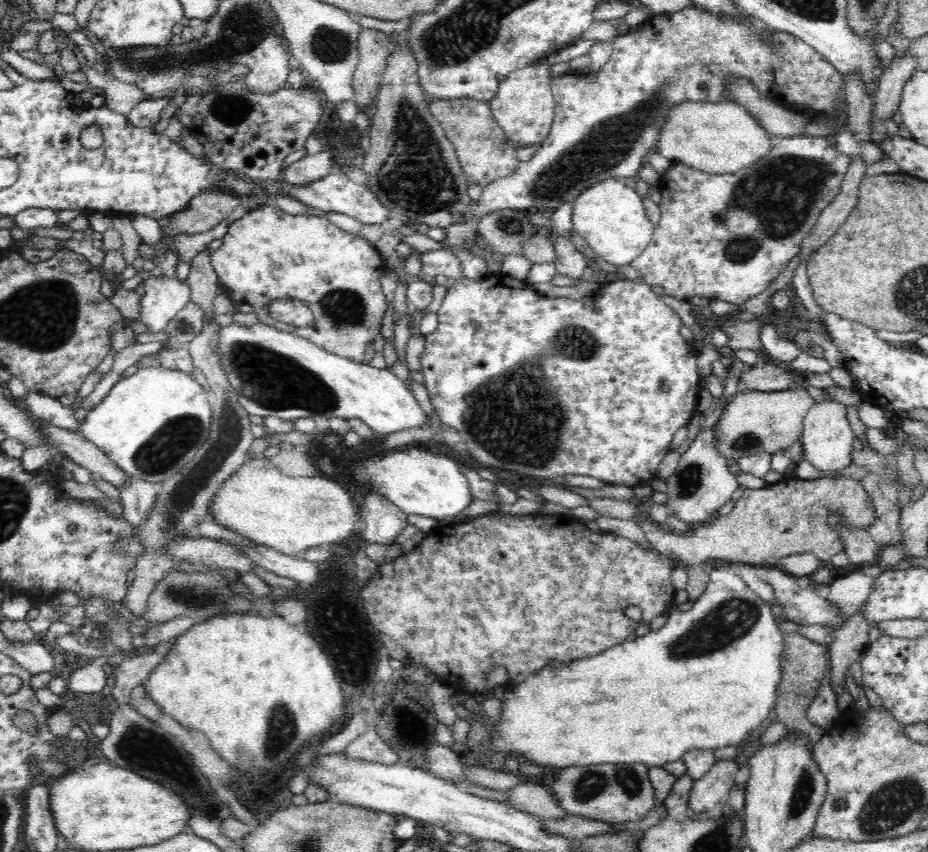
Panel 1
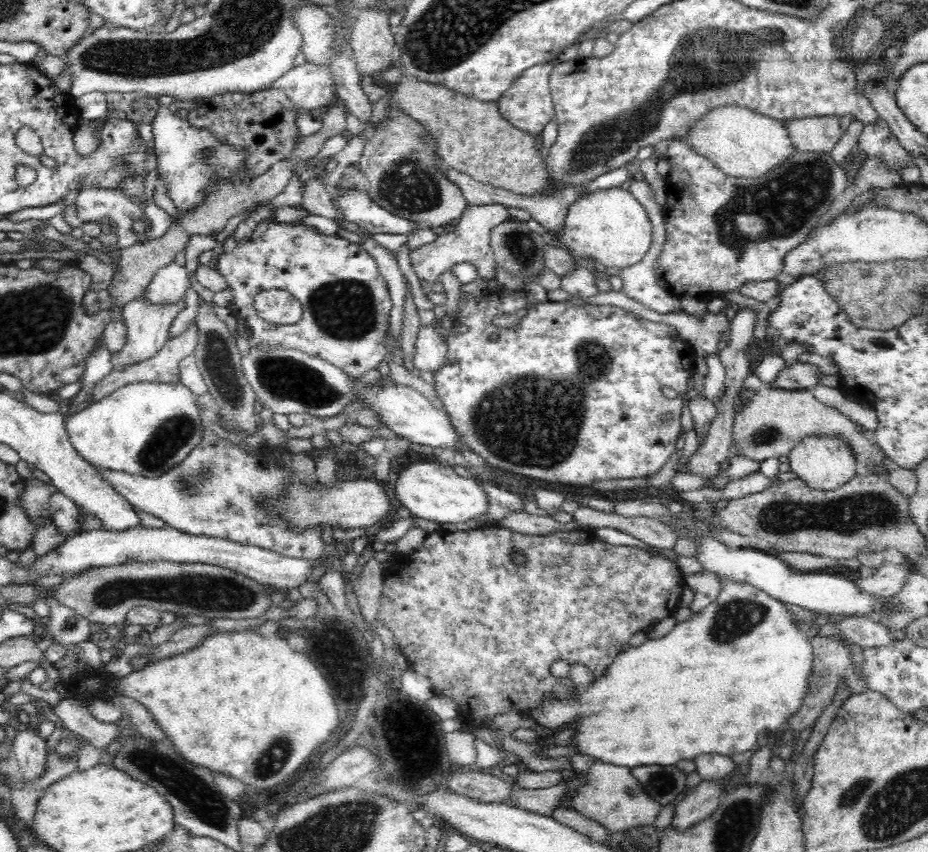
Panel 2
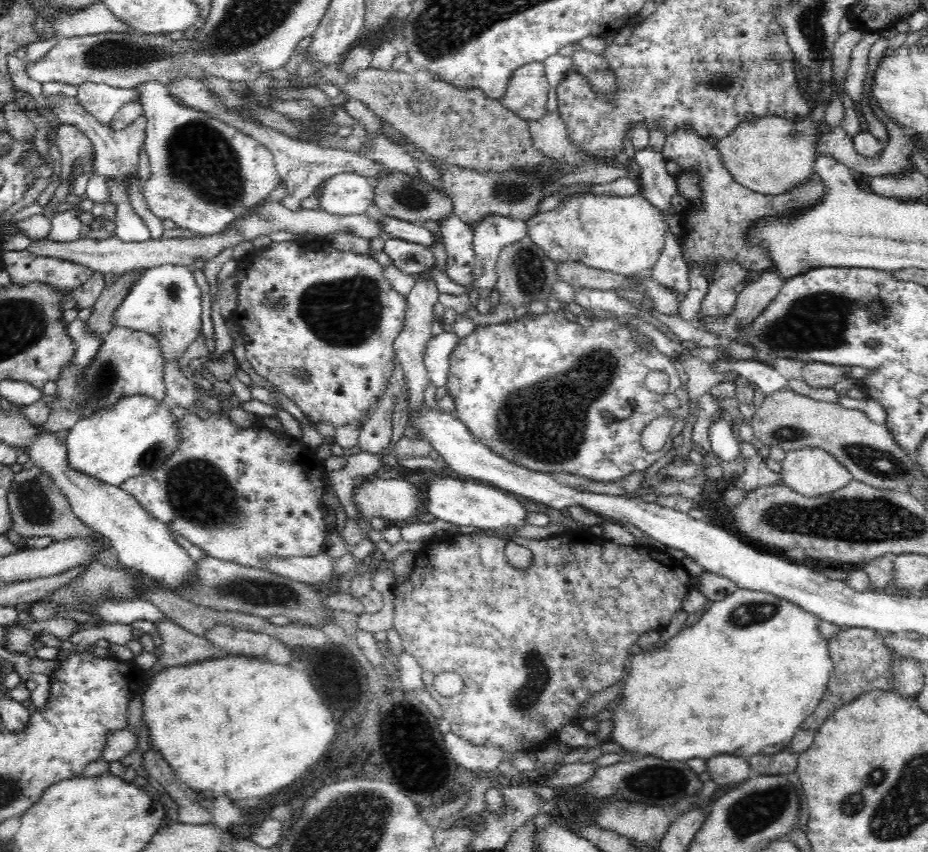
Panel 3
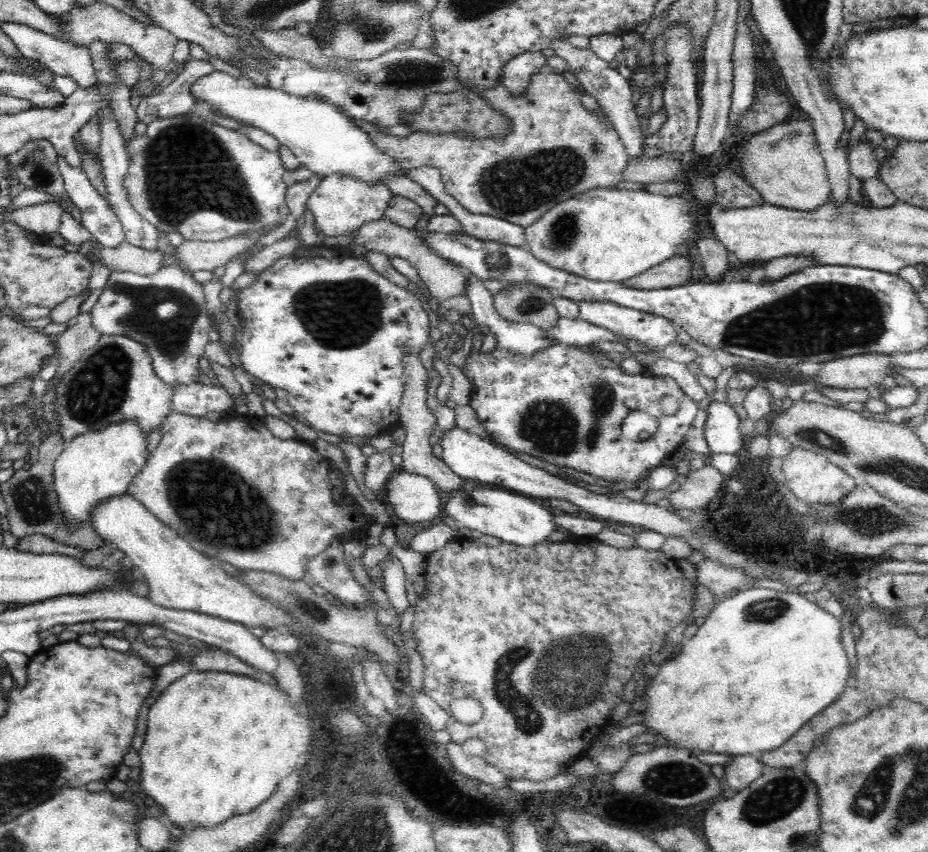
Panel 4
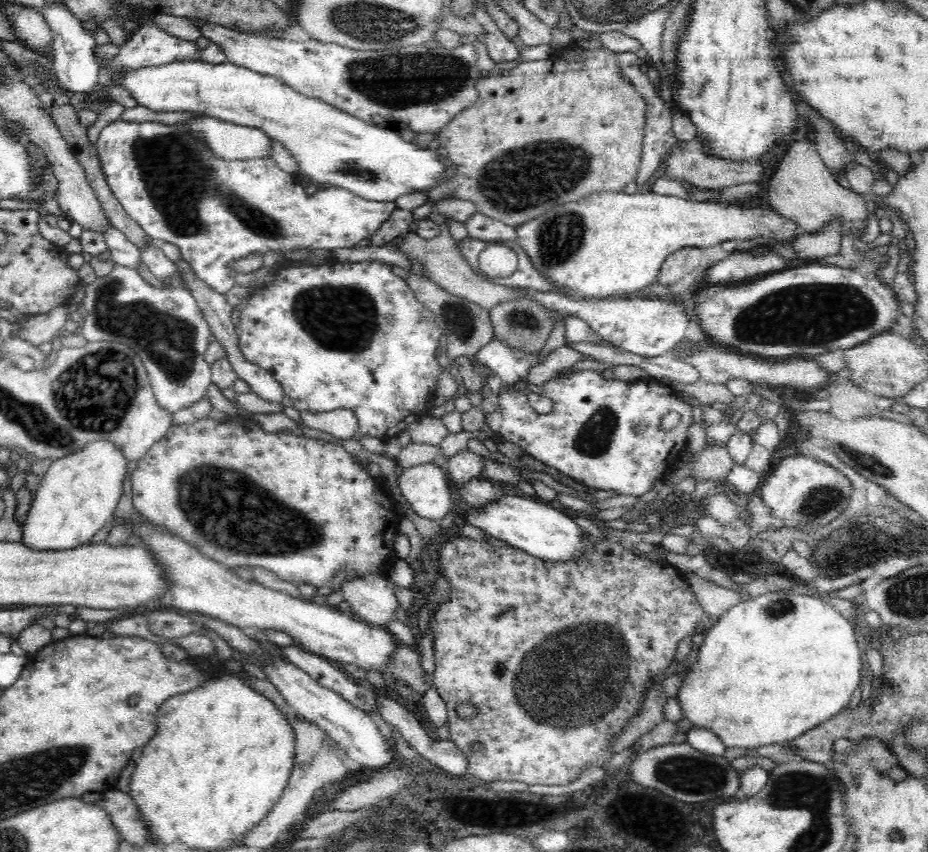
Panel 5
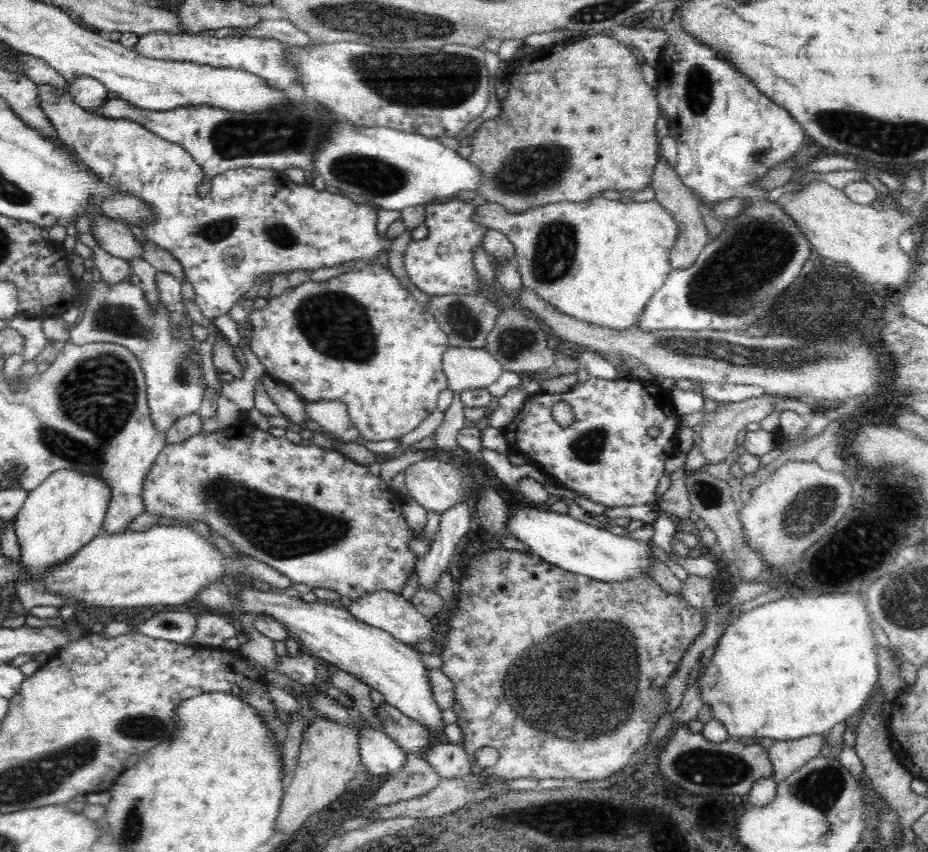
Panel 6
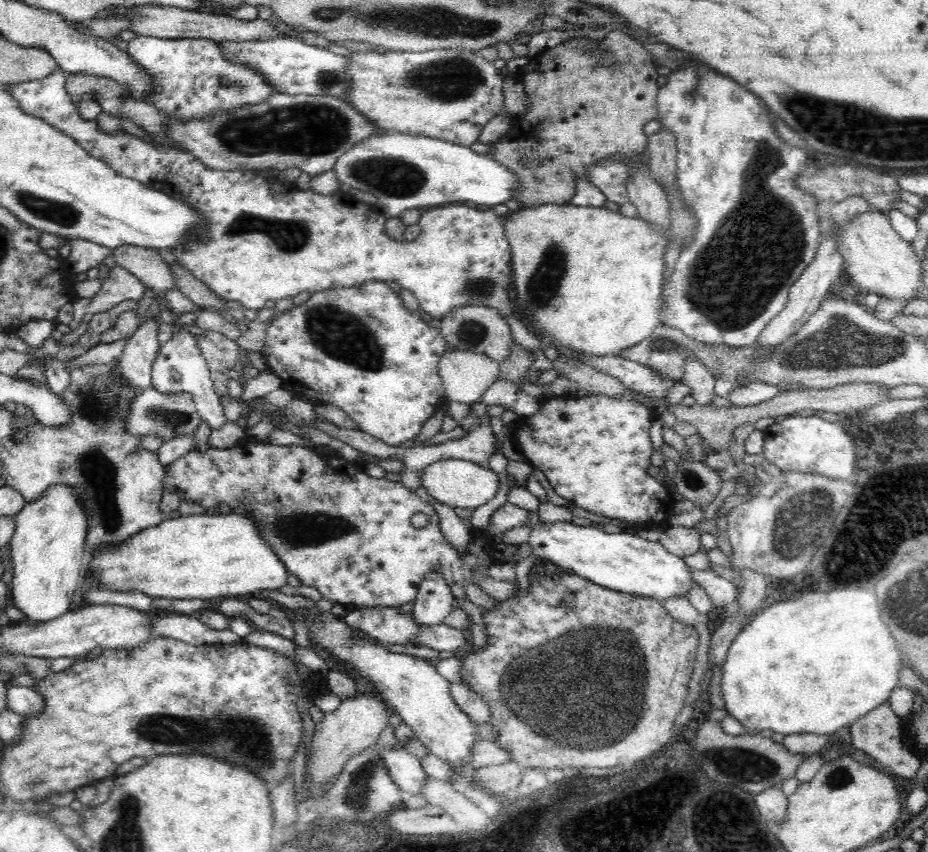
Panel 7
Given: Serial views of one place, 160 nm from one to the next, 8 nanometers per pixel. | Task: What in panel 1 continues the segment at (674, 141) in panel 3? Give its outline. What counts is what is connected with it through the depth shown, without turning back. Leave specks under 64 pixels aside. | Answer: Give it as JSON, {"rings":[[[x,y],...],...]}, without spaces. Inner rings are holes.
{"rings":[[[804,135],[801,137],[786,136],[786,138],[777,139],[775,148],[768,155],[734,174],[710,174],[696,170],[680,161],[673,161],[666,174],[658,182],[658,188],[662,196],[659,204],[660,222],[655,225],[651,241],[644,249],[644,252],[634,262],[631,262],[631,265],[641,273],[643,281],[650,285],[662,286],[665,294],[674,296],[678,300],[688,301],[692,296],[700,296],[701,298],[726,300],[741,306],[749,298],[762,294],[784,268],[788,266],[792,258],[799,253],[802,242],[810,236],[810,232],[818,224],[818,218],[820,218],[822,210],[833,201],[833,198],[840,194],[840,187],[846,176],[850,161],[851,158],[840,153],[829,138]]]}

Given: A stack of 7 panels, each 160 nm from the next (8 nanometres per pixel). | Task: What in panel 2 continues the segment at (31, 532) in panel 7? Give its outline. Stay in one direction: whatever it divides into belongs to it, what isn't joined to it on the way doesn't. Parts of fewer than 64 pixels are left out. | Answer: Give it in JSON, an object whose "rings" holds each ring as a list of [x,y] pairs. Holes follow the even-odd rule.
{"rings":[[[138,382],[121,387],[81,412],[74,412],[68,421],[65,420],[65,428],[77,453],[93,467],[158,478],[182,462],[203,437],[204,428],[196,402],[197,396],[182,382],[178,385]]]}

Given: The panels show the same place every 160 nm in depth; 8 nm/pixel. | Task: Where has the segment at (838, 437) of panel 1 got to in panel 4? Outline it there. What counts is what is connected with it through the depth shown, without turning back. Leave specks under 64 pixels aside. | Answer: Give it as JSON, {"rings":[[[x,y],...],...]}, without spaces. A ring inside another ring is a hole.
{"rings":[[[793,447],[784,457],[782,470],[790,493],[798,501],[808,505],[836,504],[847,498],[856,488],[855,478],[844,472],[837,464],[830,462],[827,456],[802,447]]]}

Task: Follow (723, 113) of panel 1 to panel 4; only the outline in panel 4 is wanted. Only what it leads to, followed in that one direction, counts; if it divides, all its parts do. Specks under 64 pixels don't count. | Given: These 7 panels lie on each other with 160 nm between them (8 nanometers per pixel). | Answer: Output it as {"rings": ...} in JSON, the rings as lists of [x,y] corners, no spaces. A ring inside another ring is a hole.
{"rings":[[[809,119],[782,122],[772,126],[772,128],[754,133],[751,139],[741,144],[736,156],[741,159],[741,168],[747,178],[747,182],[760,193],[765,203],[804,212],[804,210],[818,210],[830,198],[829,176],[827,175],[820,146],[814,134],[813,124]]]}

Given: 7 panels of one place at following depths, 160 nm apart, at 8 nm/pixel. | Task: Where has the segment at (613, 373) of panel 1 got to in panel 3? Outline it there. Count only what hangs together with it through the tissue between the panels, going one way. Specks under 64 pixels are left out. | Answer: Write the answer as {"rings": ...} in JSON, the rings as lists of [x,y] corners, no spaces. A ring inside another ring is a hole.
{"rings":[[[548,309],[536,318],[524,316],[515,323],[512,320],[476,326],[472,333],[459,340],[459,346],[452,351],[446,389],[454,397],[454,415],[501,457],[530,470],[568,472],[598,482],[615,483],[632,472],[650,468],[677,445],[689,417],[689,392],[682,386],[674,367],[677,359],[660,353],[653,341],[653,344],[637,344],[624,320],[599,318],[584,312],[576,318],[577,322],[572,322],[561,311]],[[652,370],[670,377],[670,387],[664,395],[676,395],[680,399],[678,408],[665,410],[659,403],[664,395],[646,388],[645,379]],[[602,411],[612,413],[610,416],[614,420],[605,420]],[[670,416],[674,416],[678,424],[666,444],[659,451],[647,451],[641,441],[642,432],[654,420]]]}

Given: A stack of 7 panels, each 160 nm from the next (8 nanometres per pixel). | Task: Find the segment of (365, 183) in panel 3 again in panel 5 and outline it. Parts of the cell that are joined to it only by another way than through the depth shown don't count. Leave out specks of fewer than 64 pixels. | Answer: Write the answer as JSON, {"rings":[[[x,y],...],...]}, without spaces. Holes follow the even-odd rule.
{"rings":[[[119,118],[102,129],[96,146],[98,148],[98,157],[100,157],[101,161],[101,169],[105,174],[108,186],[124,207],[125,212],[130,215],[130,218],[133,218],[144,229],[144,232],[148,234],[149,238],[154,238],[159,243],[170,242],[170,244],[178,246],[182,256],[181,260],[185,260],[190,265],[195,277],[222,295],[226,294],[230,288],[234,288],[235,286],[234,280],[236,280],[236,274],[234,269],[228,265],[230,262],[234,262],[234,260],[240,260],[240,258],[250,256],[250,254],[256,254],[256,252],[259,252],[259,254],[268,254],[268,252],[281,250],[282,254],[285,255],[288,252],[300,250],[300,248],[308,248],[312,252],[314,250],[328,250],[330,252],[331,250],[338,250],[338,248],[353,248],[361,240],[372,236],[384,224],[384,221],[390,218],[390,214],[397,208],[395,202],[368,200],[339,186],[317,189],[315,193],[307,194],[306,190],[300,185],[300,182],[297,184],[294,183],[292,173],[282,170],[271,157],[260,160],[228,160],[228,162],[218,159],[206,147],[206,143],[203,140],[195,138],[189,130],[185,130],[185,124],[183,123],[176,125],[166,125],[157,122],[133,123]]]}

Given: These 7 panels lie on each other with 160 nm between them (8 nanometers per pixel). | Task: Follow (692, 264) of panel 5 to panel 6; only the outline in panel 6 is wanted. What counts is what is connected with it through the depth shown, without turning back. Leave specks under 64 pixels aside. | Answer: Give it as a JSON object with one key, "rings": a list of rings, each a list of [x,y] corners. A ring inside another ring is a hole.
{"rings":[[[661,157],[653,168],[651,186],[655,190],[655,199],[672,215],[679,224],[679,233],[670,254],[670,267],[672,269],[685,269],[696,262],[697,256],[702,252],[709,239],[706,224],[702,218],[702,208],[692,191],[682,182],[677,169],[670,167],[668,159]]]}

